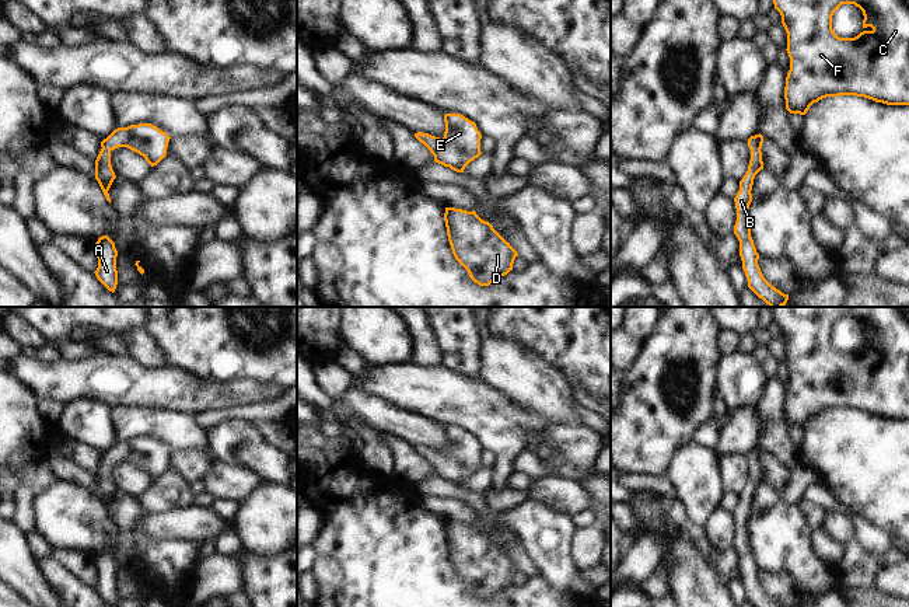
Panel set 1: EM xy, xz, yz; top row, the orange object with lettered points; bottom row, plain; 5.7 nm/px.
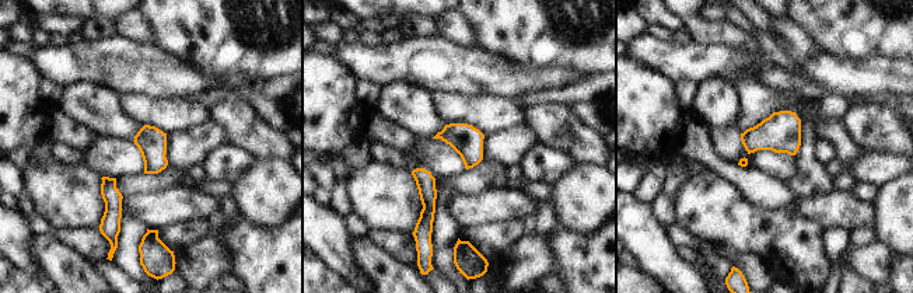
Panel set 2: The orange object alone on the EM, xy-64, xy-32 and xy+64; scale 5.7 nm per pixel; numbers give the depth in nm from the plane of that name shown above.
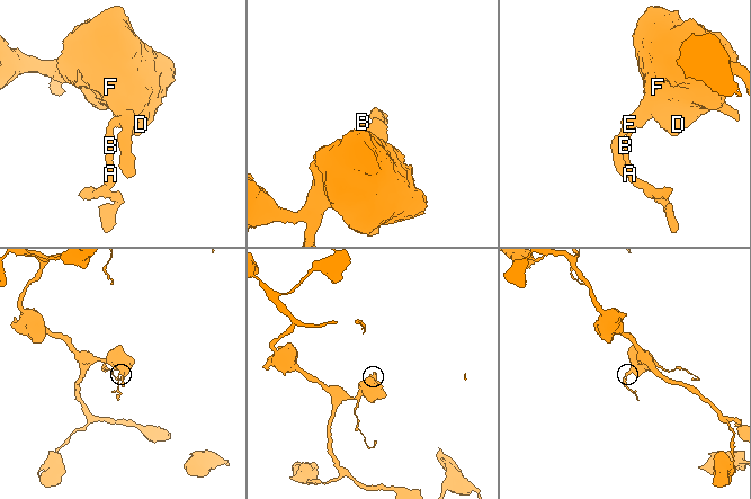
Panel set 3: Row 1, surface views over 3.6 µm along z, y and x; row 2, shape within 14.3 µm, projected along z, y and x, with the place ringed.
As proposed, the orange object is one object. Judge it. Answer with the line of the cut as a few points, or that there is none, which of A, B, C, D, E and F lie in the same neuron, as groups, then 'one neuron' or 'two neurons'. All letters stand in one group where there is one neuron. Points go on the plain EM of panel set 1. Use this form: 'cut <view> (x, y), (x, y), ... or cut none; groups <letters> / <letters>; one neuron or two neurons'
cut none; groups A B C D E F; one neuron

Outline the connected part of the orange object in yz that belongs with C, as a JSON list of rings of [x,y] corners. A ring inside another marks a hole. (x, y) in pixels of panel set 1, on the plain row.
[[[772,307],[775,322],[782,329],[782,338],[787,346],[787,367],[790,384],[786,391],[784,414],[790,428],[805,429],[814,416],[826,411],[856,409],[887,419],[909,419],[909,307]],[[842,318],[854,318],[863,325],[863,342],[854,352],[839,352],[832,343],[832,329]]]

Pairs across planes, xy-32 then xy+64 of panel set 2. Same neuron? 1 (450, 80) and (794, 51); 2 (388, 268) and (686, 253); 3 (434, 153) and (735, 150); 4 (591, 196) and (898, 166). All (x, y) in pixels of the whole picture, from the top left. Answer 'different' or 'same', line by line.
1: different
2: same
3: different
4: different

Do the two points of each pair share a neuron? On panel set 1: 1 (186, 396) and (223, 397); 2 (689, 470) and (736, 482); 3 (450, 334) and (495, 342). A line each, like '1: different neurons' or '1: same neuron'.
1: same neuron
2: different neurons
3: different neurons

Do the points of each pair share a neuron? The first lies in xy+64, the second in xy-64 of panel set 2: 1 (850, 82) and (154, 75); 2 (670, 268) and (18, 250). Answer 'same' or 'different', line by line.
1: same
2: same

